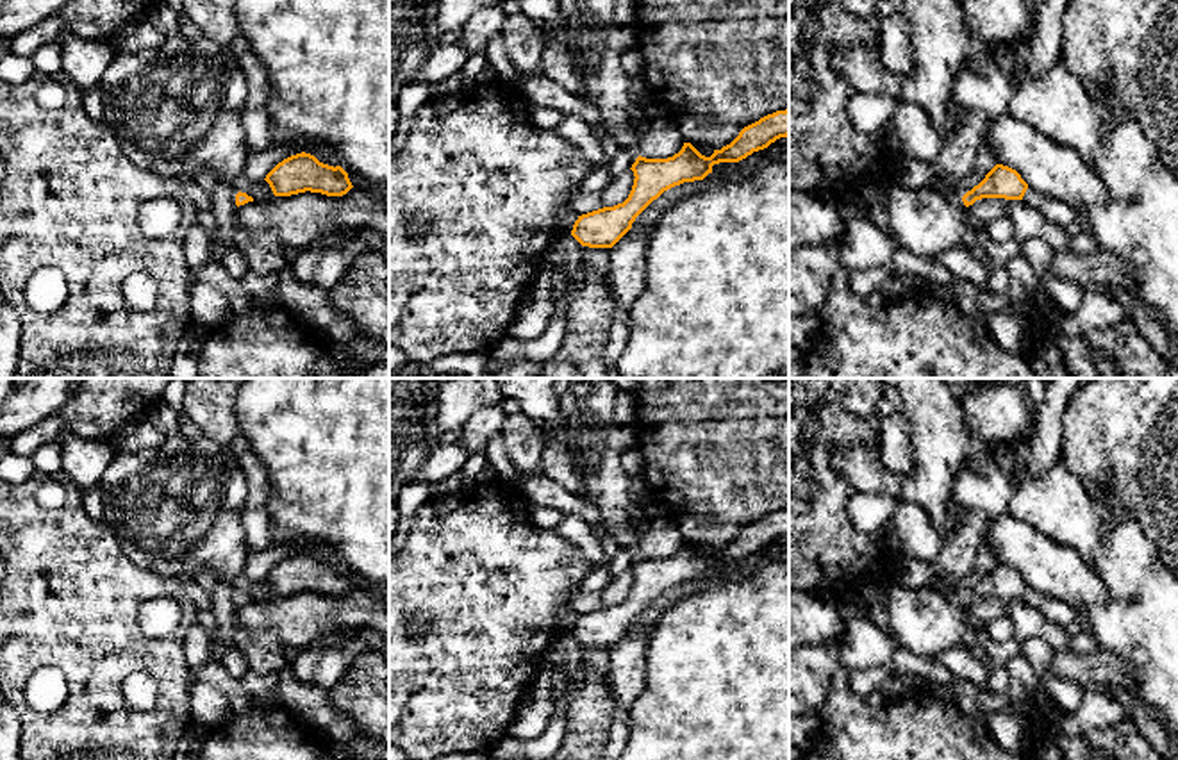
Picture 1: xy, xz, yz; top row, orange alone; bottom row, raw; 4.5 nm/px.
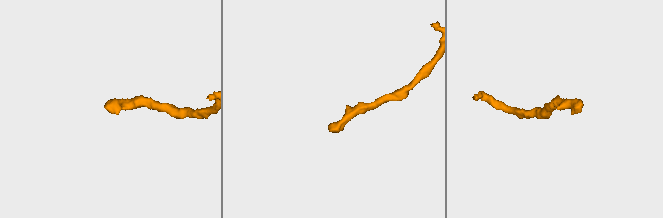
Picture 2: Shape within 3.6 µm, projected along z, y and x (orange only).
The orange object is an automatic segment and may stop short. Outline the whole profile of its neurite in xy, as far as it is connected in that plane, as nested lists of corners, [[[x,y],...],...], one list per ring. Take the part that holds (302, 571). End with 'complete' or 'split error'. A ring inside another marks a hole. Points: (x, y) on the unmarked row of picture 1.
[[[305,551],[278,562],[264,580],[275,596],[291,596],[305,591],[343,596],[353,587],[341,566],[323,564]]]; complete

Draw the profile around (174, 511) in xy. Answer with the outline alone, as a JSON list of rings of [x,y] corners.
[[[200,435],[180,448],[114,453],[102,491],[105,525],[136,566],[166,578],[211,573],[227,583],[243,574],[250,549],[241,523],[248,483],[230,446]]]

